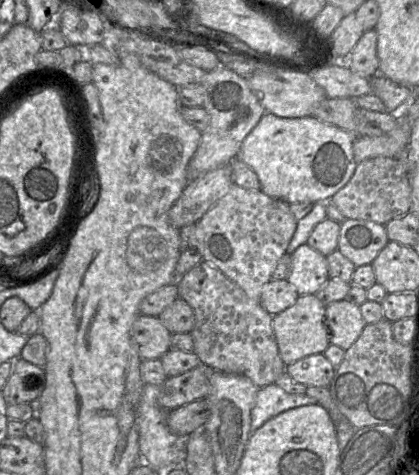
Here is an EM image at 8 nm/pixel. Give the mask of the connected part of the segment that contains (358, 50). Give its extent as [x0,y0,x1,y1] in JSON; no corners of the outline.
[346,29,379,79]

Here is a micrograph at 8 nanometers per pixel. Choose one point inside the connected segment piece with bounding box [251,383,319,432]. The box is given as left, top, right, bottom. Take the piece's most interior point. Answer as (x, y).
(271, 400)

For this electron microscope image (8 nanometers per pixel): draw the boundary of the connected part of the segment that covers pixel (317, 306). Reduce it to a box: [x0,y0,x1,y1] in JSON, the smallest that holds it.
[272,295,330,366]

